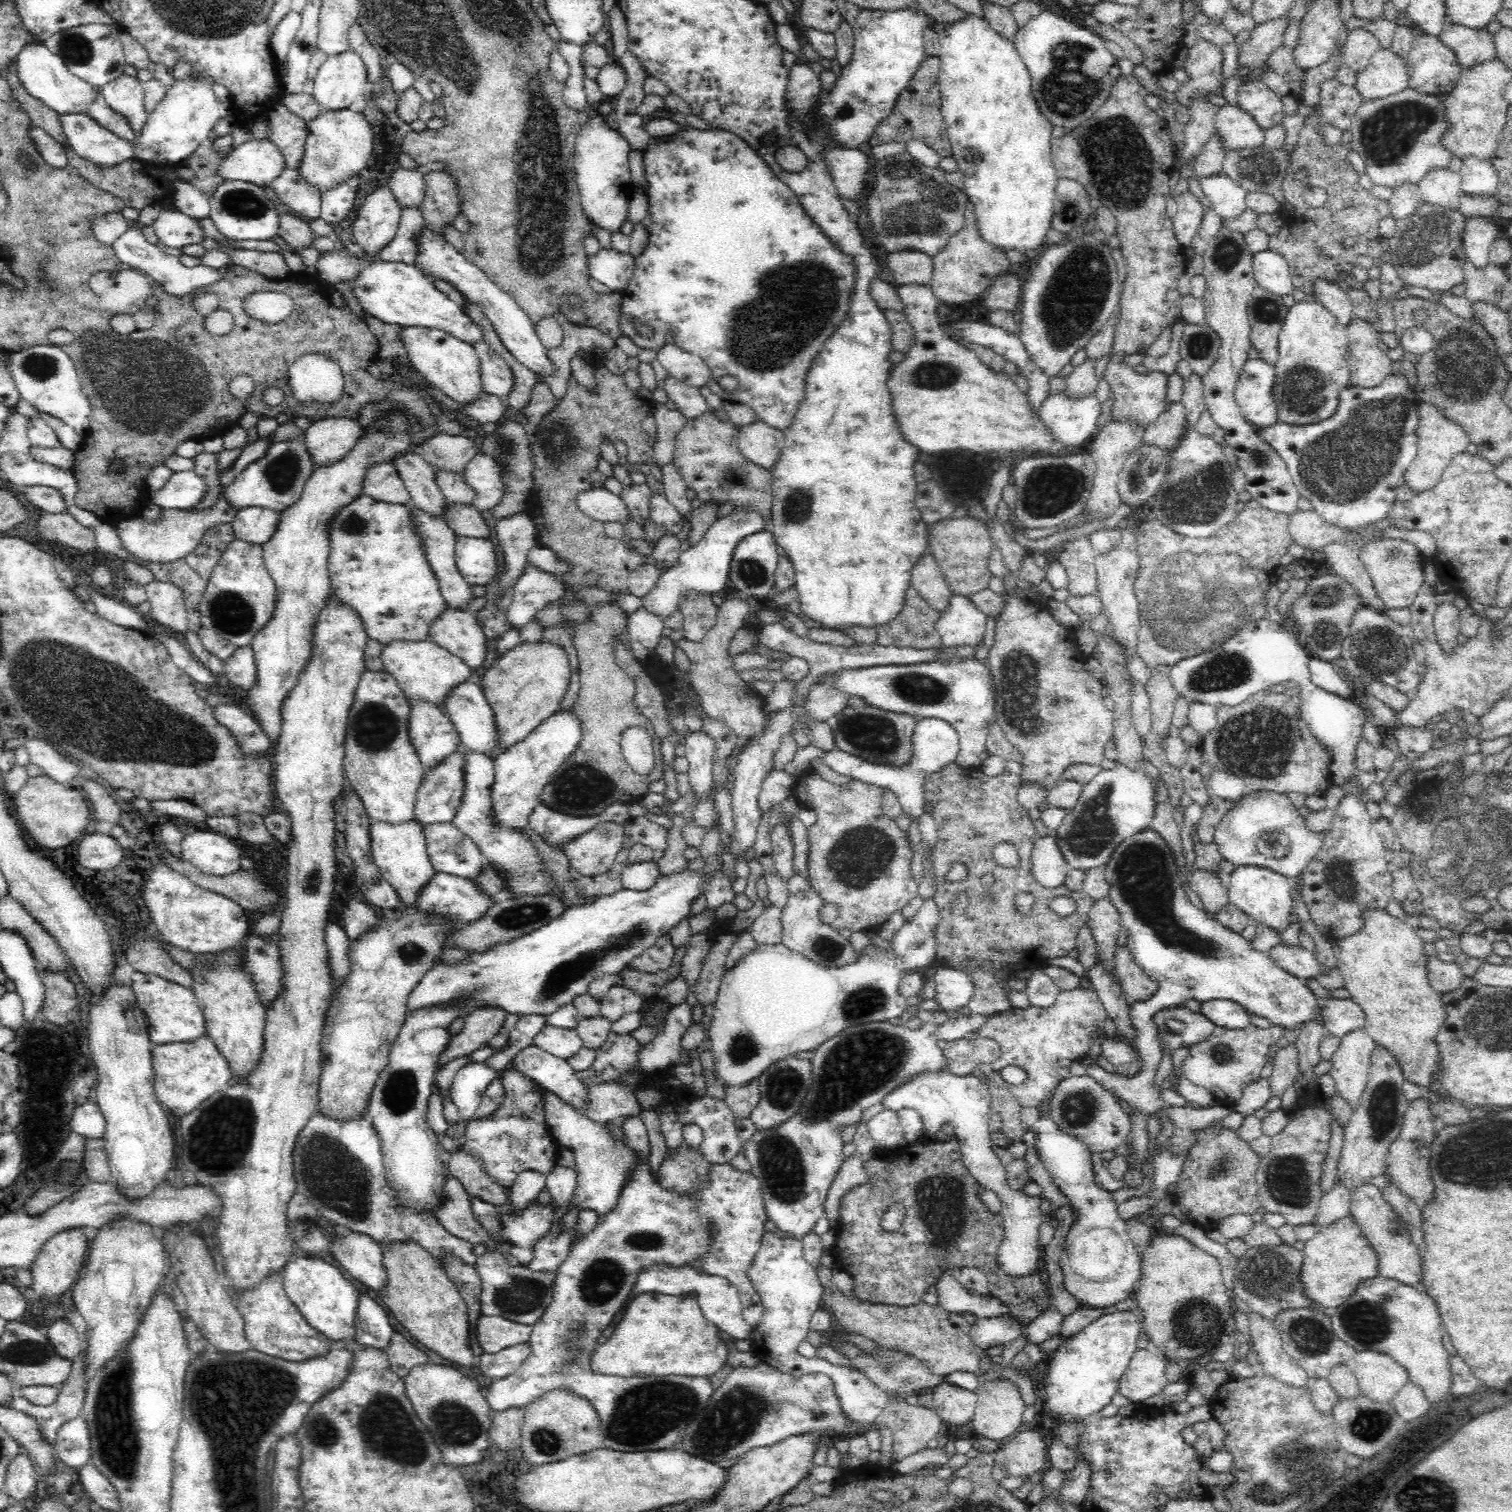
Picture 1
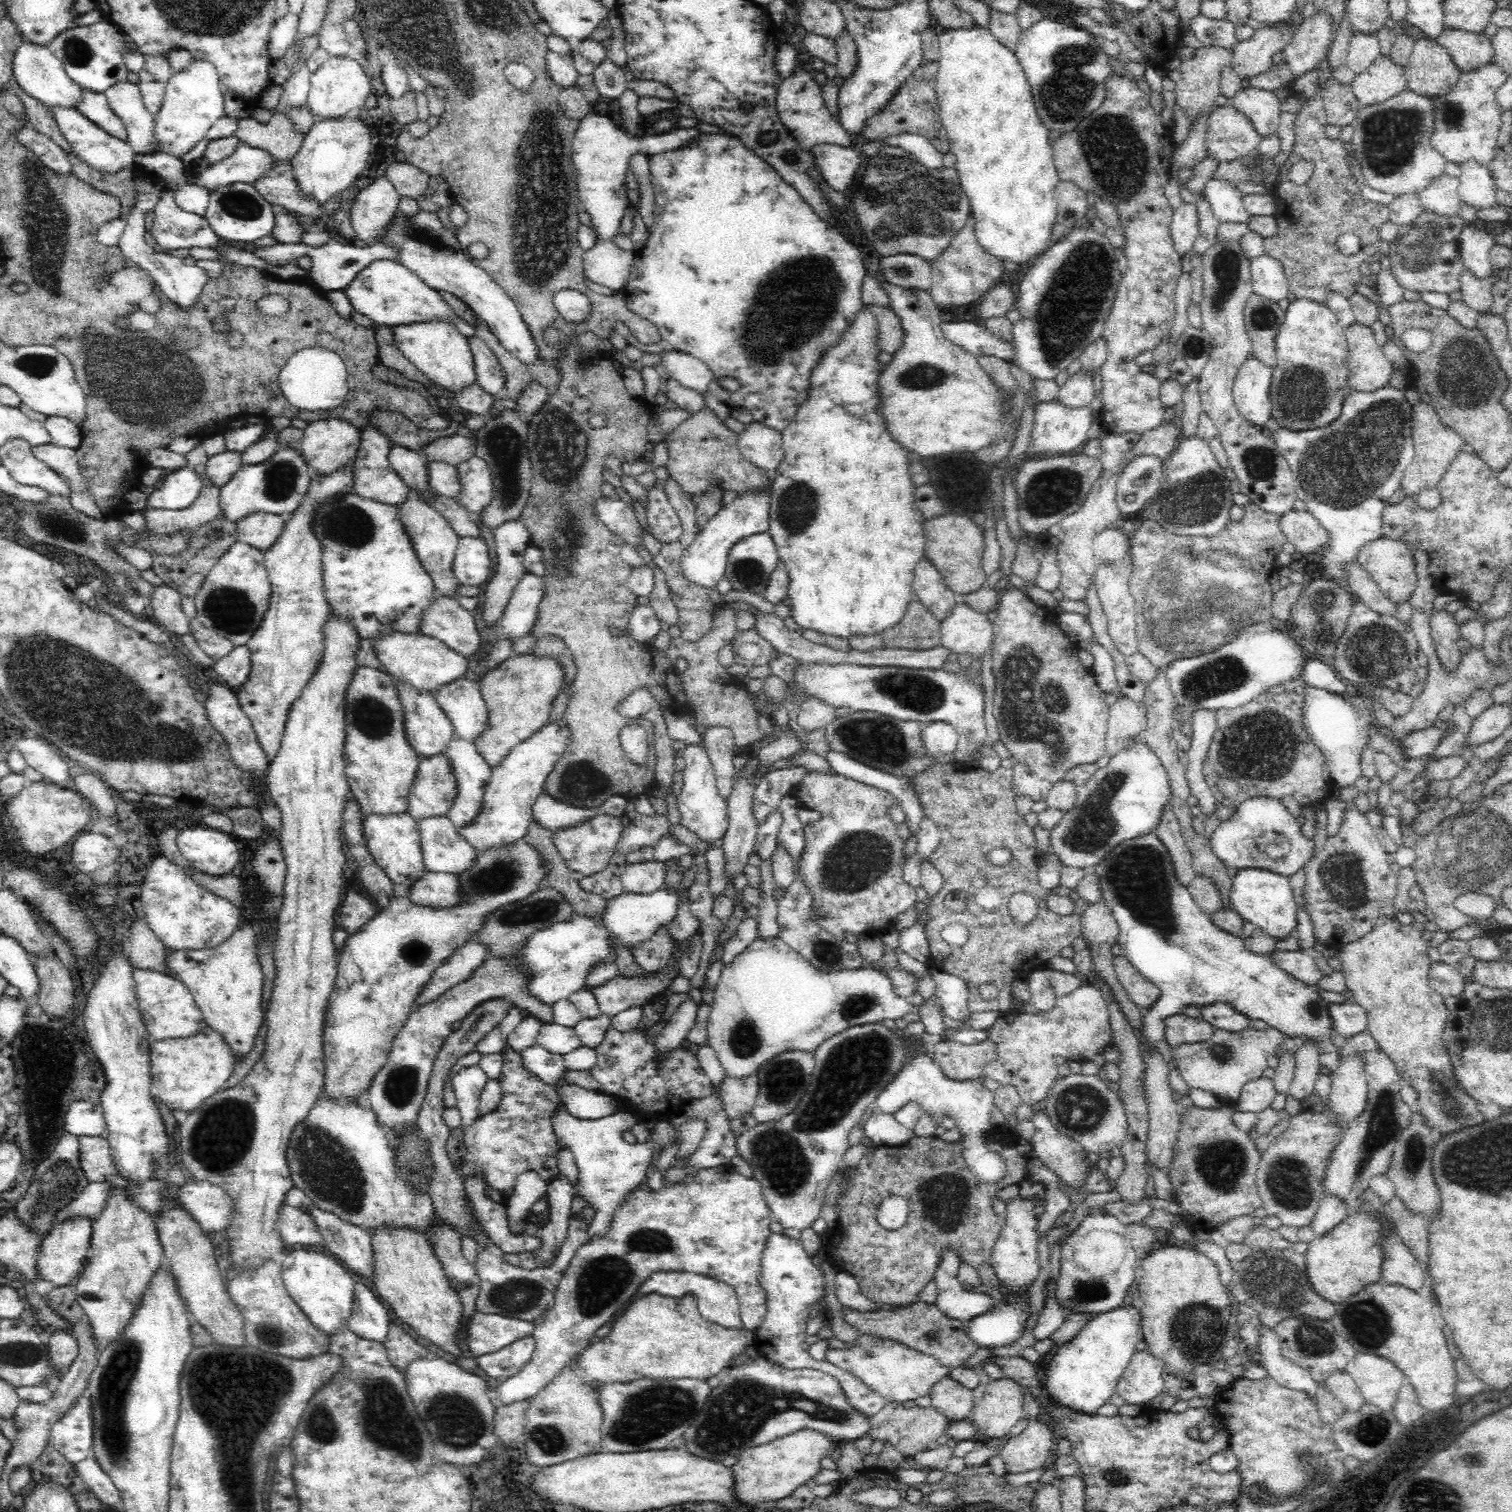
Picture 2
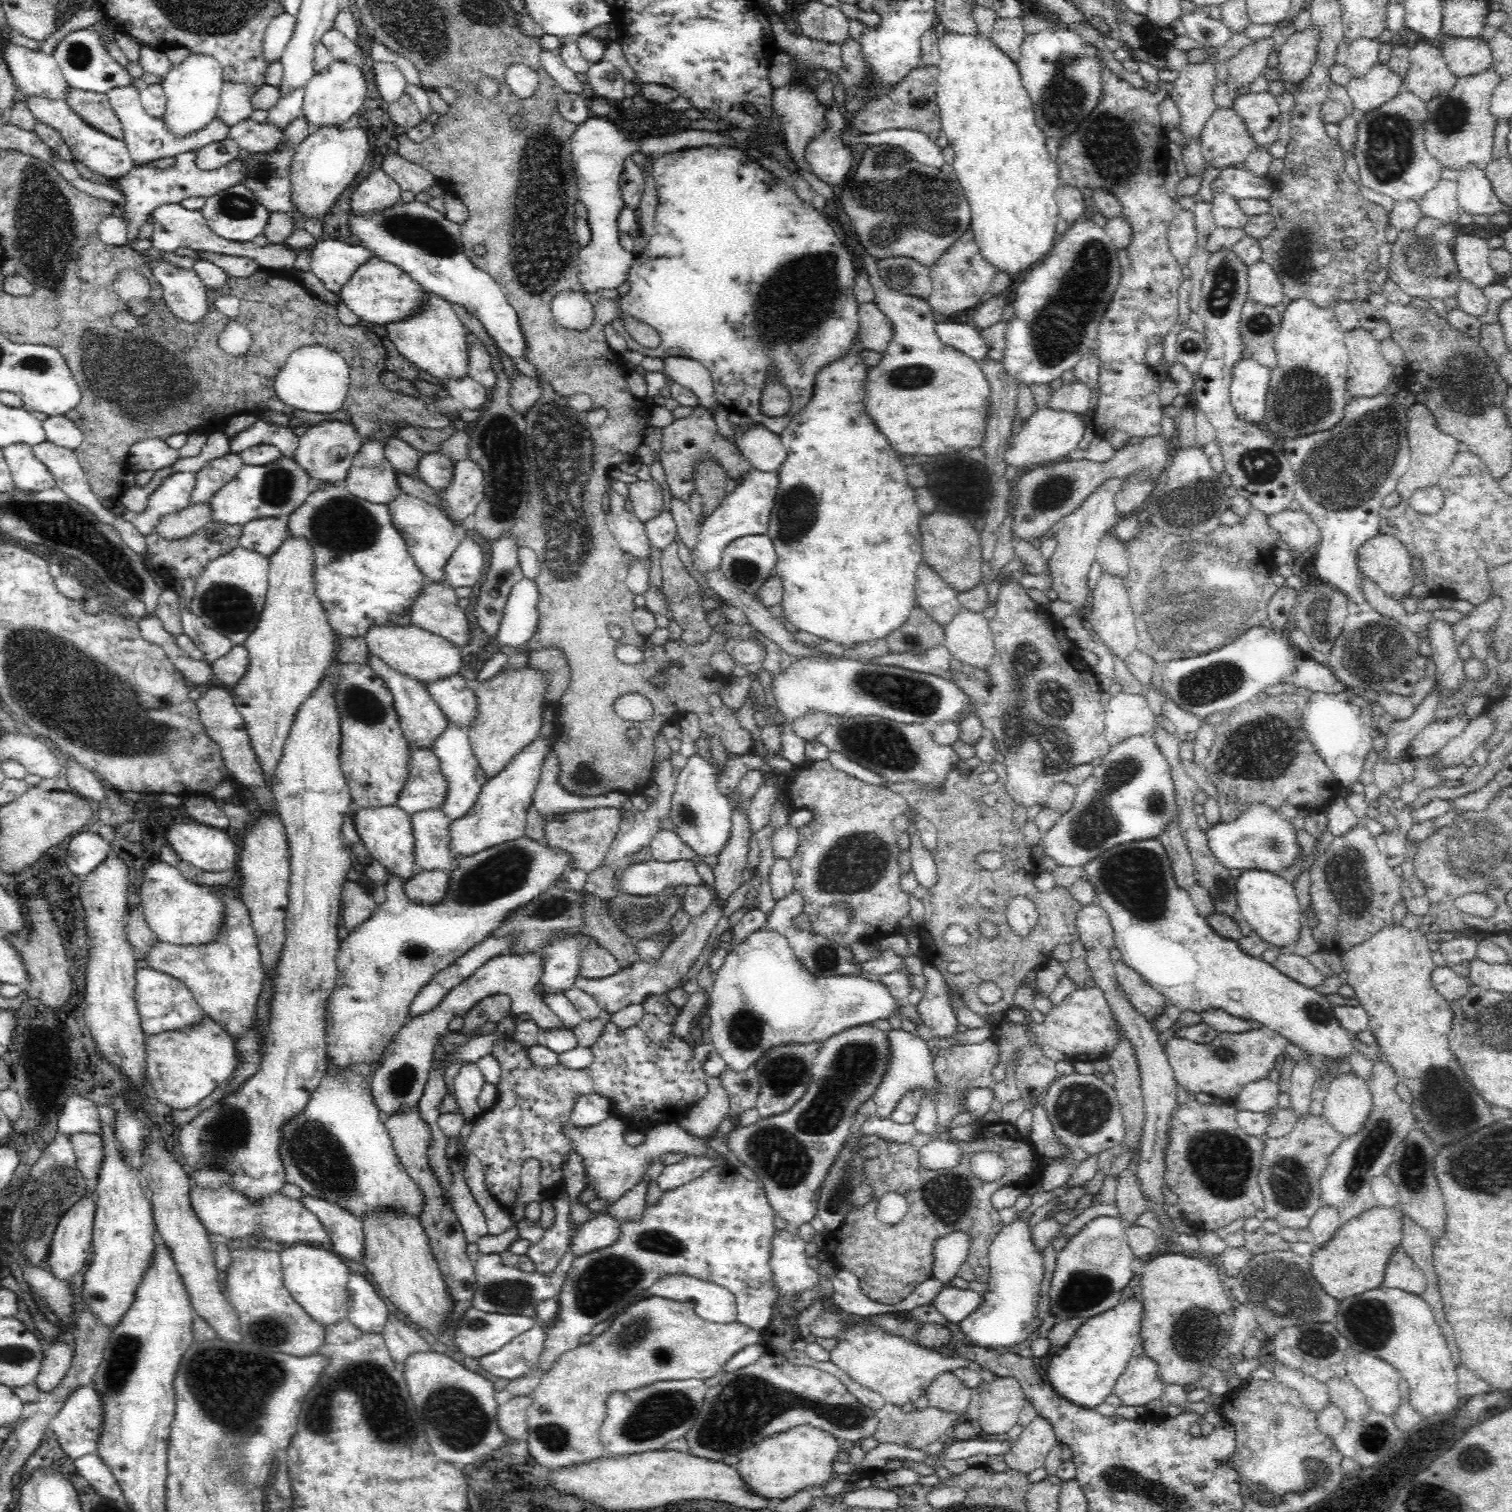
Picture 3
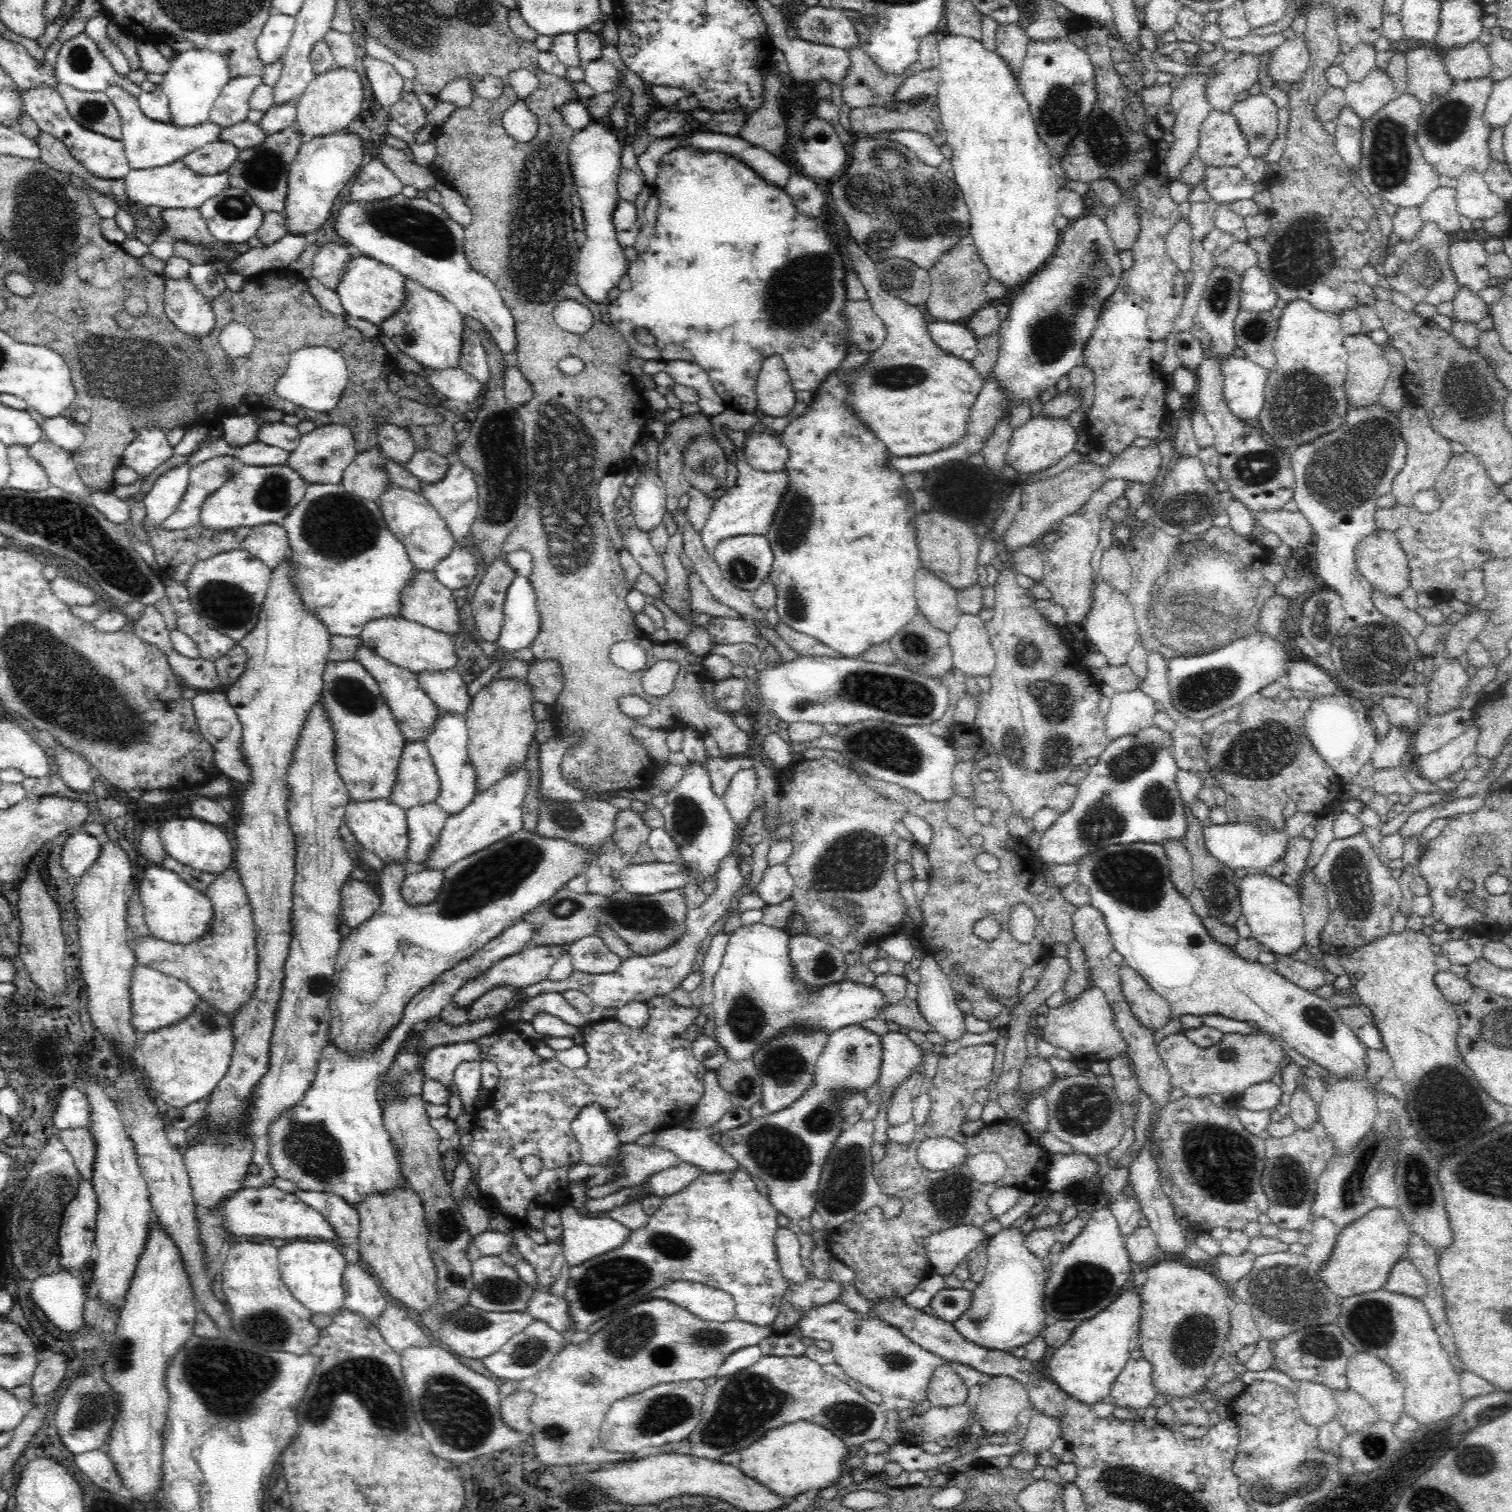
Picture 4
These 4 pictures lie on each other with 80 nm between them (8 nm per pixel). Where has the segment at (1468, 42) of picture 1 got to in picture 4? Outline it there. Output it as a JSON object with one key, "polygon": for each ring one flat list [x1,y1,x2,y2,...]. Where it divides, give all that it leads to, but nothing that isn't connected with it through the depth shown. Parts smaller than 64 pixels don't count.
{"polygon":[[1478,41,1471,42,1464,49,1450,51,1442,61,1453,82,1486,78,1492,68,1487,49]]}

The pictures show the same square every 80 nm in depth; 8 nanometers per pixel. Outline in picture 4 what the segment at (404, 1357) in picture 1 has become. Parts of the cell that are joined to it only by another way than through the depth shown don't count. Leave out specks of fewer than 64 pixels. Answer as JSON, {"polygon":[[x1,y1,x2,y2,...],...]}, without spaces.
{"polygon":[[394,1302,386,1304,386,1308,375,1321,375,1326,388,1346,398,1354,409,1346,430,1344,424,1330,410,1319,408,1310]]}

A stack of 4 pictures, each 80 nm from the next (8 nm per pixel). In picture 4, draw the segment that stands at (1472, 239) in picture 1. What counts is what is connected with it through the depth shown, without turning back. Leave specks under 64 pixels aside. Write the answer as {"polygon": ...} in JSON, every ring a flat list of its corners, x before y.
{"polygon":[[1456,240,1448,247,1448,256,1459,288,1467,288,1472,294,1478,295,1483,288,1493,283,1487,267,1489,254,1484,249,1484,243,1476,240]]}

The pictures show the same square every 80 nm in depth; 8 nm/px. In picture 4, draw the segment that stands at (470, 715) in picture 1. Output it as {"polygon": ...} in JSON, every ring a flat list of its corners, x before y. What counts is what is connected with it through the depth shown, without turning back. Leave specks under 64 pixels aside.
{"polygon":[[454,668,423,670,415,675,420,688,434,701,439,711,465,714,472,698,467,695,467,685]]}

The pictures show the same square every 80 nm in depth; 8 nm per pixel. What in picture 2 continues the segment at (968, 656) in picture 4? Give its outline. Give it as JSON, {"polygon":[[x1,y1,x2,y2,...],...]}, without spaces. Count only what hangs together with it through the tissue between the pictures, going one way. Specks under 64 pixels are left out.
{"polygon":[[958,601,952,614,941,621,941,646,954,655,982,660,992,648,993,624,981,613]]}

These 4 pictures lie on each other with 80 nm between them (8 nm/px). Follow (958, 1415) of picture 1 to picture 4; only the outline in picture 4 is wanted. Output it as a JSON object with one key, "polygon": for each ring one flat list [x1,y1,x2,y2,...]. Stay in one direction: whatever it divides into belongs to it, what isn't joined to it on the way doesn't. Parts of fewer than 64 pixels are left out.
{"polygon":[[944,1361,934,1368,927,1388,927,1399,933,1407,949,1407,967,1400,968,1389,955,1372,953,1364]]}

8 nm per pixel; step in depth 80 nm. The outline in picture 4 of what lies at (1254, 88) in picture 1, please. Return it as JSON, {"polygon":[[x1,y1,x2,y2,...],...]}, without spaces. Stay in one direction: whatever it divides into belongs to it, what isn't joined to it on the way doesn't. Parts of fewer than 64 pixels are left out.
{"polygon":[[1262,92,1256,96,1249,96,1242,101,1233,103,1229,113,1236,119,1241,135,1246,139,1248,156,1262,158,1262,156,1264,157,1268,153,1268,148,1277,137,1278,109,1274,101]]}

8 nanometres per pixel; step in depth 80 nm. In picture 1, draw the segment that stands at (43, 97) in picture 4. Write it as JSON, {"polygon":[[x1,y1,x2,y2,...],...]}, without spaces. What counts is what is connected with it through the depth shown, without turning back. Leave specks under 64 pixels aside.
{"polygon":[[83,112,62,113,59,121,72,151,102,168,114,168,122,162,135,159,133,142,122,140,102,128]]}

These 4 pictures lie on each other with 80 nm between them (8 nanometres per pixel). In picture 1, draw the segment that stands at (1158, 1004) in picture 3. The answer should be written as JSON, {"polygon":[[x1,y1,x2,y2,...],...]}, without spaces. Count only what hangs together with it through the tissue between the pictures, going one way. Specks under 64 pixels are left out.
{"polygon":[[1124,945,1115,952,1115,974,1122,986,1125,998,1133,1002,1146,1002,1156,994,1159,985,1150,981,1138,965,1132,960,1132,955]]}

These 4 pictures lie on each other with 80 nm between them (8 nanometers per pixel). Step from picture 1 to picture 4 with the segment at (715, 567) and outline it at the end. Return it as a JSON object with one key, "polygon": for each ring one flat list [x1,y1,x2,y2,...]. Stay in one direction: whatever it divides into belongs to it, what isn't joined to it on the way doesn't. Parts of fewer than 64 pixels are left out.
{"polygon":[[733,443,736,466,738,470,738,480,732,488,721,498,714,501,708,520,704,524,704,530,700,532,700,538,704,541,704,547,708,553,712,552,715,542,729,536,742,535,766,535,774,522,776,510,780,502,785,498,792,482,788,471,762,472,752,468,744,454,744,446]]}

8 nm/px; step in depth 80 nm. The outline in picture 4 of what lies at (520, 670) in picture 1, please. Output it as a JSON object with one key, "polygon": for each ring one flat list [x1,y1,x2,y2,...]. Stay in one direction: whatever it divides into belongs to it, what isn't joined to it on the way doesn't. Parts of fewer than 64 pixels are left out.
{"polygon":[[491,680,488,685,480,688,480,692,474,696,465,710,465,721,468,727,469,739,467,742,467,755,469,763,475,770,475,794,482,794,494,784,504,780,525,766,527,752,532,741,535,740,537,721,533,718,530,691,525,685,527,682,515,680]]}

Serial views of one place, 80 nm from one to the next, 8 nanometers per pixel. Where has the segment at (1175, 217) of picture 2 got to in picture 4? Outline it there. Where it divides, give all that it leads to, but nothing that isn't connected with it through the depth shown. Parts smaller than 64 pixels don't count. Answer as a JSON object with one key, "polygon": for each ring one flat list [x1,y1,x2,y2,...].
{"polygon":[[1180,218,1165,238,1165,249,1172,262,1183,273,1192,268,1191,244,1192,229,1187,219]]}

